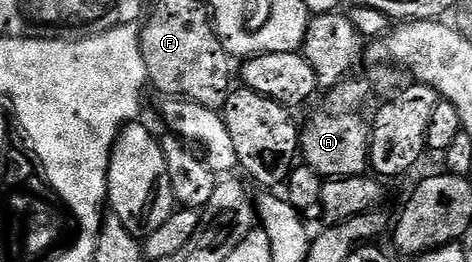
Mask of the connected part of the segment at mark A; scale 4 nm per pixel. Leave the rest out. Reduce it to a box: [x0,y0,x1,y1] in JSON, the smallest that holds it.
[299,111,370,179]

